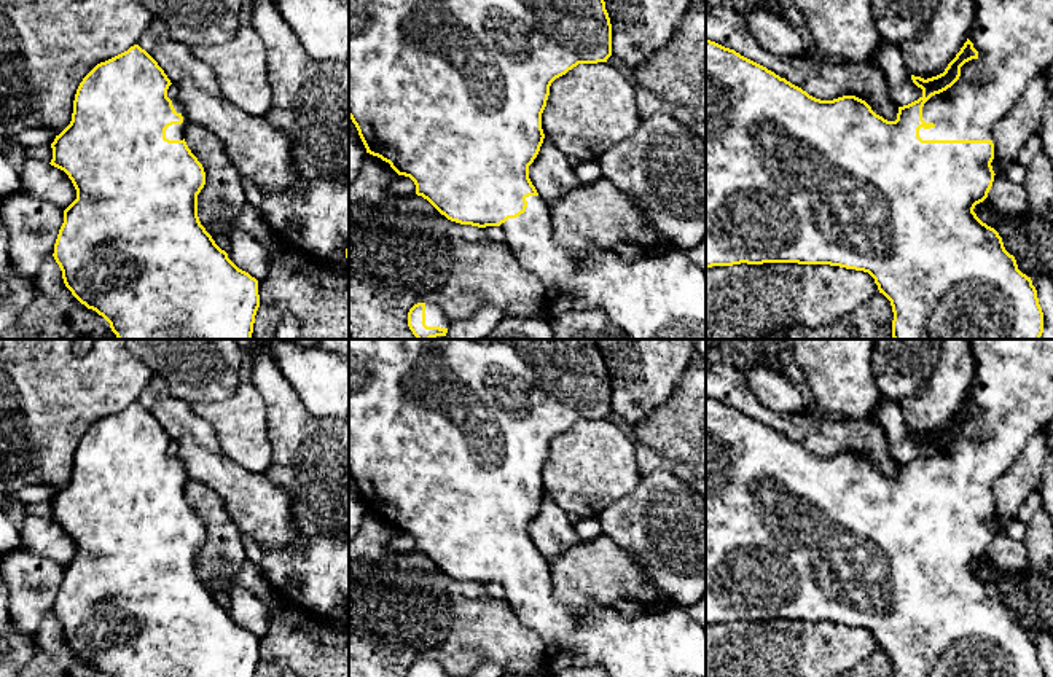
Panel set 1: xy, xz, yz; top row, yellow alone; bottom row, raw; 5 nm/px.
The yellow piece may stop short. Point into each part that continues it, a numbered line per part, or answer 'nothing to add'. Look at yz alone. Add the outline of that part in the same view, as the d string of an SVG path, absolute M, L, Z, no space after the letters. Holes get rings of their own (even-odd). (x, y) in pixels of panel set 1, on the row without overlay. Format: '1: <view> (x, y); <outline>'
1: yz (1012, 387); M969 339L973 350L975 376L969 397L978 414L961 424L959 436L932 452L922 464L922 476L934 479L919 486L922 497L992 497L994 481L1015 462L1026 443L1053 419L1053 339Z

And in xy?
1: xy (176, 488); M178 456L172 457L172 462L174 462L175 468L183 473L183 479L169 483L166 486L166 495L169 495L169 497L183 497L185 495L185 486L186 486L186 481L190 478L188 478L188 473L186 473L185 467L183 467L183 462Z

